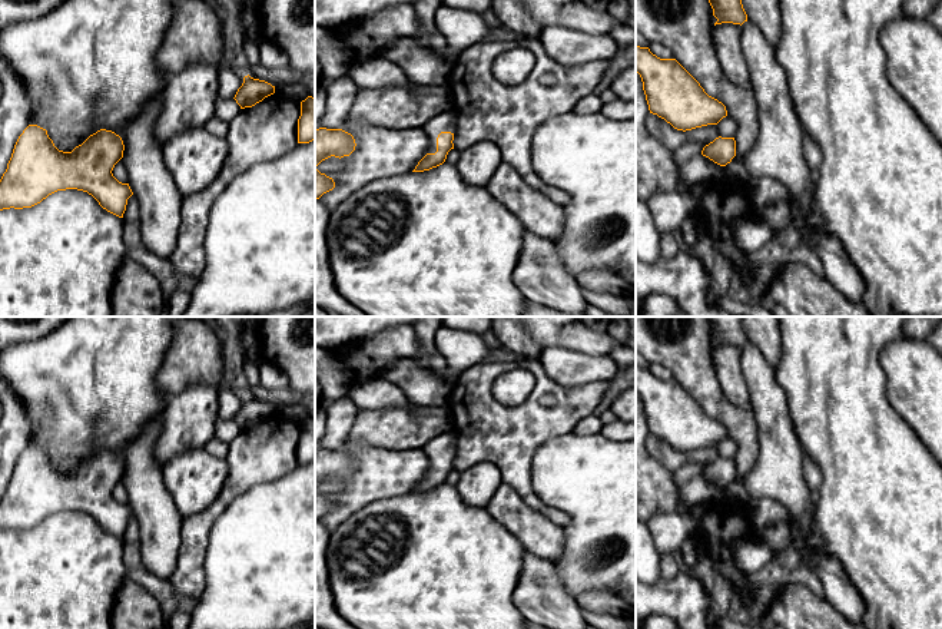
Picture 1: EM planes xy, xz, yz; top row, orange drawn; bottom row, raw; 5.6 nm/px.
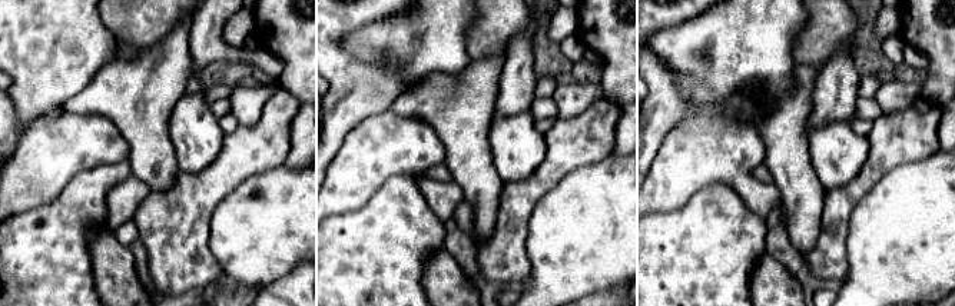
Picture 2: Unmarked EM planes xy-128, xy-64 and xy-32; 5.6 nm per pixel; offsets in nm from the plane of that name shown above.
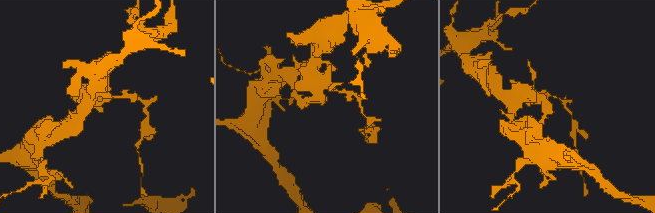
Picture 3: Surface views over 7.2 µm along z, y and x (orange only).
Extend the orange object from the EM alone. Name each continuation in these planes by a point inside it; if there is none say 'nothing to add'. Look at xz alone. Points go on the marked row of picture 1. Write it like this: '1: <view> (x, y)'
1: xz (445, 122)

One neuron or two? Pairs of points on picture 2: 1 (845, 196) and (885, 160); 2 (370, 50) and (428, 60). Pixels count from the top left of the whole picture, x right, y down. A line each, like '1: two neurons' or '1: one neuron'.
1: one neuron
2: one neuron

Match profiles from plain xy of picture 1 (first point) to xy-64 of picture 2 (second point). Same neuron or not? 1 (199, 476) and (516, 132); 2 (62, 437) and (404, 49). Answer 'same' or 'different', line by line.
1: same
2: same

